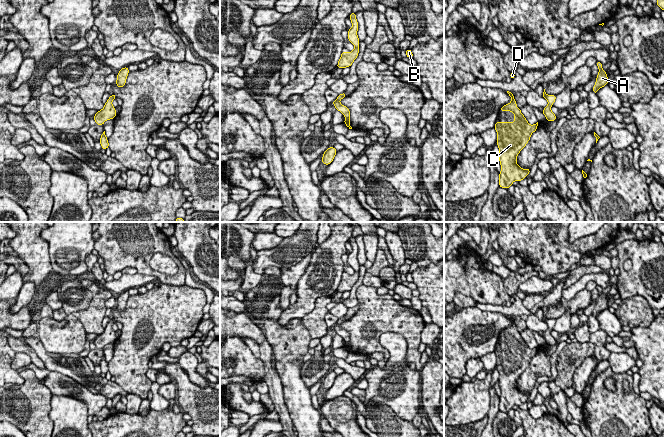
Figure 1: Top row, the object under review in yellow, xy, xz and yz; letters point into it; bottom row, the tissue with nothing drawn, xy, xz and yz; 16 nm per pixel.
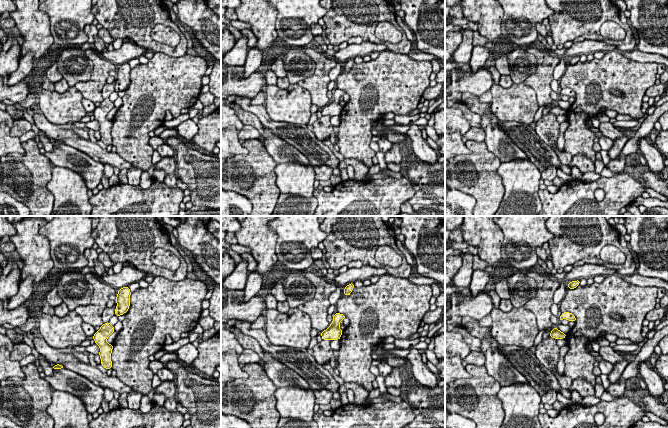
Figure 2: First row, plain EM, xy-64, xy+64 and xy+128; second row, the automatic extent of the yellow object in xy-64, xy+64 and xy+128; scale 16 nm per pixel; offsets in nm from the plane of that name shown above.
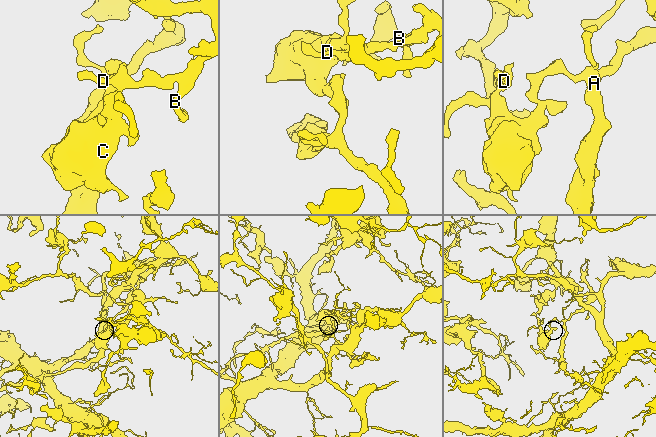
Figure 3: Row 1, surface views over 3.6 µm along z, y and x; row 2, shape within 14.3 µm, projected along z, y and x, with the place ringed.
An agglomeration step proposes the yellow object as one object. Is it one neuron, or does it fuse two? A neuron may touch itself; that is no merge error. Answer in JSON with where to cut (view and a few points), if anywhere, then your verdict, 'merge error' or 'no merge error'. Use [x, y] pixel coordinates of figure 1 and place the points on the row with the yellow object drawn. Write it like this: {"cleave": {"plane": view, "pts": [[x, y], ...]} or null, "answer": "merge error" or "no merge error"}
{"cleave": {"plane": "xz", "pts": [[336, 99], [339, 101]]}, "answer": "merge error"}

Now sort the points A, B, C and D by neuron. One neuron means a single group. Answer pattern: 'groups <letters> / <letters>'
groups A / B C D

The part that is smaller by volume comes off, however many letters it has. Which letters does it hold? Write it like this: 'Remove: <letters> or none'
Remove: A

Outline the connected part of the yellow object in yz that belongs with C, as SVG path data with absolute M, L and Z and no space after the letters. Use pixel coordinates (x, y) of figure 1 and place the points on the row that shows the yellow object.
M507 91L511 102L501 107L501 111L511 111L515 117L513 122L496 122L497 146L499 148L499 187L508 189L514 181L520 182L530 173L517 164L517 156L529 142L533 132L537 130L538 122L530 125L521 109L517 107L514 95Z

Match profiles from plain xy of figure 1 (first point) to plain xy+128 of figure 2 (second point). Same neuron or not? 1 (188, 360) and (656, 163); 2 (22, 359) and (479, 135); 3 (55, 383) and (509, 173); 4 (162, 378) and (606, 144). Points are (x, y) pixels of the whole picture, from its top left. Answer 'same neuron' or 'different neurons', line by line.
1: same neuron
2: same neuron
3: different neurons
4: same neuron

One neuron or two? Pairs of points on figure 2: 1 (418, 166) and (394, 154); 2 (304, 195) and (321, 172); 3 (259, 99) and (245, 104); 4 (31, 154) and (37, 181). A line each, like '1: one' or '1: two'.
1: two
2: two
3: two
4: one

